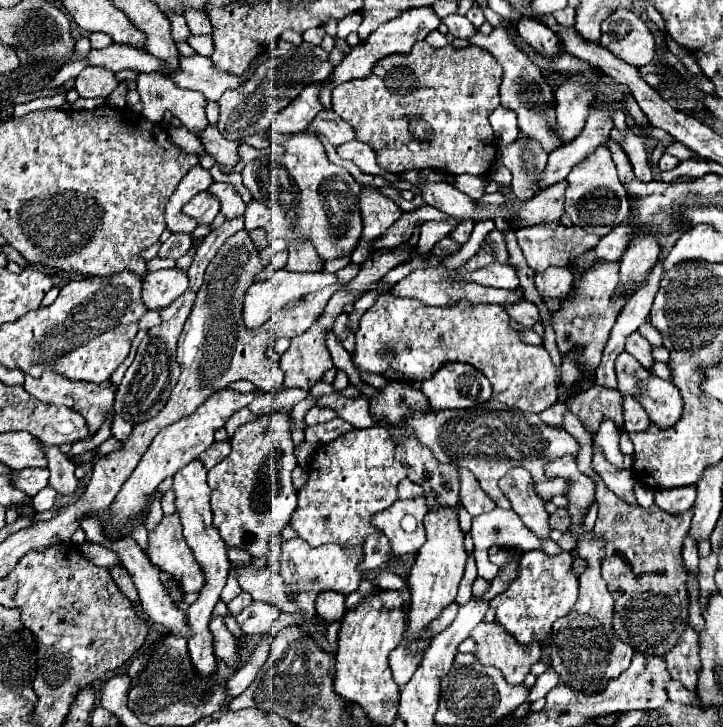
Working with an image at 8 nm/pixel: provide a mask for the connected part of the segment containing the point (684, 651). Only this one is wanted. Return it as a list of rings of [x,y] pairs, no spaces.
[[[687,627],[685,633],[675,643],[675,647],[665,655],[669,675],[681,681],[691,691],[697,688],[697,677],[699,677],[699,667],[701,667],[697,637],[699,637],[697,631],[693,627]]]

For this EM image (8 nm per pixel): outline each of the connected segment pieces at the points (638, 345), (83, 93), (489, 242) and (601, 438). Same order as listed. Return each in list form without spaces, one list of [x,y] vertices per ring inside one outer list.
[[[637,331],[627,337],[627,341],[625,341],[625,351],[631,353],[643,367],[647,367],[647,369],[651,367],[651,363],[653,363],[651,345],[649,345],[649,341],[643,339]]]
[[[87,67],[75,79],[75,91],[79,97],[109,97],[117,85],[119,81],[115,75],[101,67]]]
[[[493,229],[487,237],[485,237],[485,245],[493,249],[495,259],[499,263],[505,263],[509,259],[509,251],[507,251],[507,243],[505,243],[505,235],[499,229]]]
[[[603,417],[597,435],[593,437],[593,443],[599,447],[606,459],[613,465],[621,467],[623,465],[623,454],[619,448],[619,433],[617,433],[617,425],[609,419]]]

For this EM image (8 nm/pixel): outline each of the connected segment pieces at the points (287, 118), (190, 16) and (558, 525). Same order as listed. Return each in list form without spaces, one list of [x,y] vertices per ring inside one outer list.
[[[319,83],[315,85],[307,85],[297,99],[293,99],[275,119],[273,127],[279,133],[299,133],[305,131],[309,127],[309,123],[315,119],[315,115],[323,109],[321,101],[319,101]]]
[[[185,9],[183,17],[187,19],[187,27],[191,29],[193,35],[211,35],[211,23],[207,19],[207,15],[199,9]]]
[[[557,509],[553,515],[549,515],[549,525],[565,533],[569,529],[569,513],[565,513],[565,509]]]

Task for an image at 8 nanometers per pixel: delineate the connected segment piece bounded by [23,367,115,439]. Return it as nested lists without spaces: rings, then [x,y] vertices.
[[[45,369],[43,375],[39,379],[31,377],[31,375],[25,375],[25,383],[23,383],[25,391],[41,401],[47,401],[47,403],[61,403],[61,405],[67,405],[71,409],[75,409],[77,413],[81,413],[87,421],[87,427],[89,427],[89,435],[85,439],[91,439],[99,427],[103,425],[103,421],[107,419],[111,407],[113,407],[113,399],[115,399],[115,385],[107,379],[103,383],[87,383],[87,381],[71,381],[67,379],[65,375],[57,373],[55,369]]]

